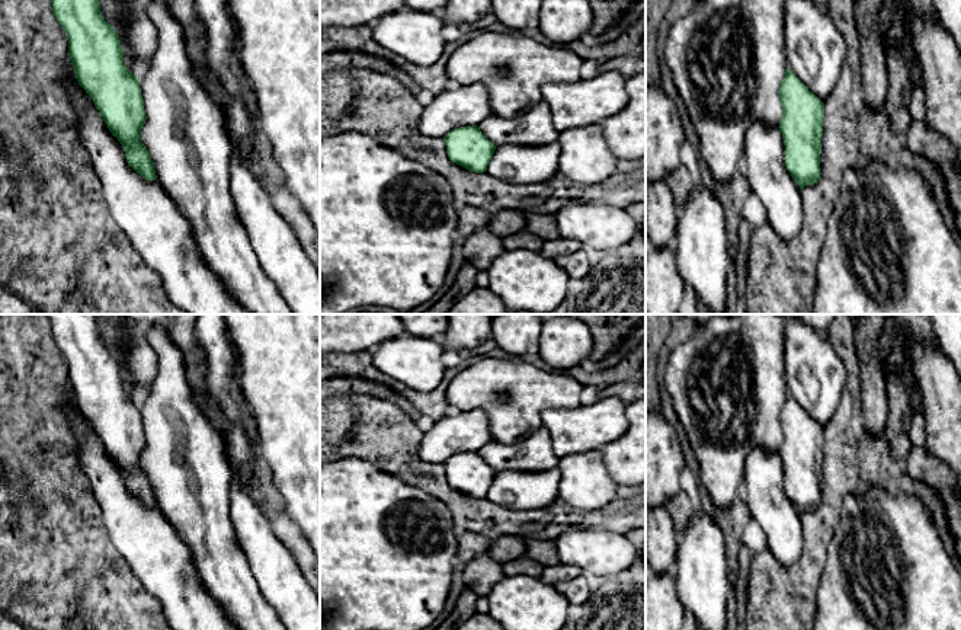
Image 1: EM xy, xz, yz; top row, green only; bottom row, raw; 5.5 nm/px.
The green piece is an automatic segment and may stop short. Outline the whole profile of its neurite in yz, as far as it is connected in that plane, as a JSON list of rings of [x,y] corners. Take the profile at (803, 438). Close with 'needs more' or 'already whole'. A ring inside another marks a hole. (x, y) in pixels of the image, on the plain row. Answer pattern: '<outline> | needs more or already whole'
[[[787,394],[782,404],[779,426],[782,444],[778,452],[768,452],[763,447],[750,451],[744,463],[743,499],[750,517],[765,533],[766,549],[787,569],[798,562],[803,551],[801,515],[820,505],[824,429],[791,394]]] | needs more

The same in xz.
[[[483,410],[455,412],[435,420],[423,434],[419,457],[442,464],[448,483],[470,498],[483,499],[496,471],[477,452],[491,441],[488,416]]] | needs more

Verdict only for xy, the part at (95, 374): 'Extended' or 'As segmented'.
Extended

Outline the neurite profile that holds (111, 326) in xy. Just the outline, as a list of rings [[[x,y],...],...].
[[[95,314],[105,346],[115,355],[124,368],[122,332],[131,320],[125,314]]]

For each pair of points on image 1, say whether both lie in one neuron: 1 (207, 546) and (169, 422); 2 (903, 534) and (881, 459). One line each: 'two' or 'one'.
1: one
2: two

